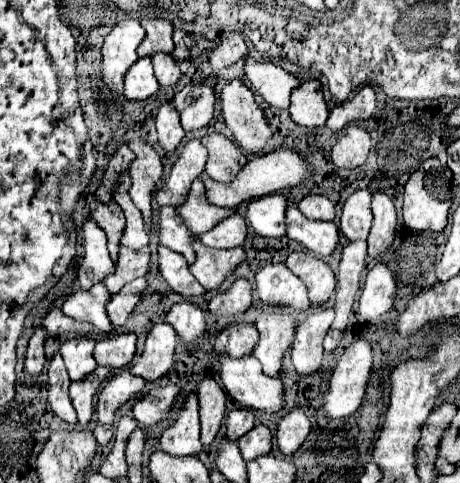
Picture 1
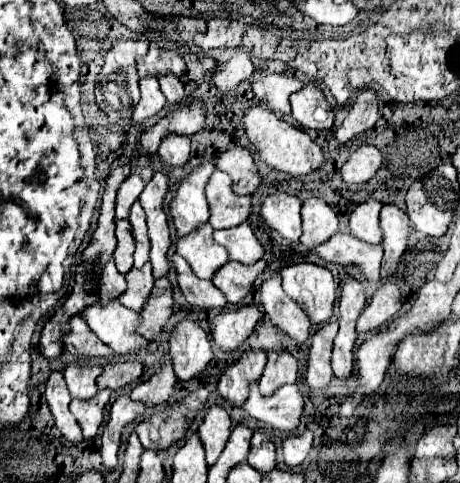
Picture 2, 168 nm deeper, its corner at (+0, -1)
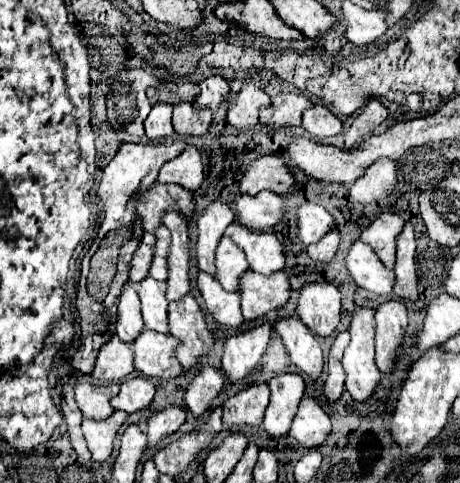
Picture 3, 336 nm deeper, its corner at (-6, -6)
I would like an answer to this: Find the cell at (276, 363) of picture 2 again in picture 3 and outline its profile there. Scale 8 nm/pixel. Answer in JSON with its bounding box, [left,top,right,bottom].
[264,372,304,436]

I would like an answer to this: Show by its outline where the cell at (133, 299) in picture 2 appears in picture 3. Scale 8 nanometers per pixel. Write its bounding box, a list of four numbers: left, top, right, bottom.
[138,278,168,332]

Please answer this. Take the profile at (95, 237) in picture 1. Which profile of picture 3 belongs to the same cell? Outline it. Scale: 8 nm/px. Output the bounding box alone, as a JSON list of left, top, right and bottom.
[116,284,144,342]

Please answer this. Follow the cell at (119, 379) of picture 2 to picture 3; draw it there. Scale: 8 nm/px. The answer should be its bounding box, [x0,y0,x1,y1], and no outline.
[110,378,154,412]

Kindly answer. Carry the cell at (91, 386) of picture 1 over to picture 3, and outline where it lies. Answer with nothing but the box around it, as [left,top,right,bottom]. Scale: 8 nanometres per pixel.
[82,410,126,462]

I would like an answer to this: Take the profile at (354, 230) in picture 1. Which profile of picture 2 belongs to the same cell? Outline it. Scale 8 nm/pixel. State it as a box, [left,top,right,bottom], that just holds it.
[350,199,382,243]

